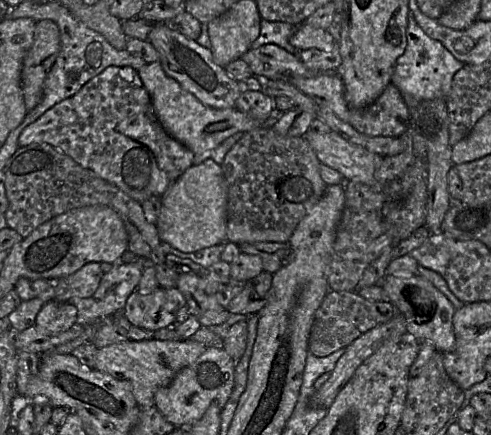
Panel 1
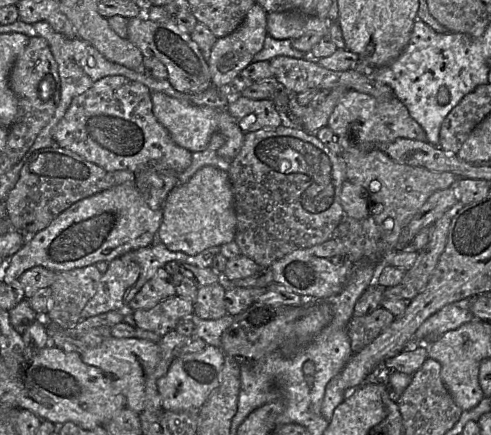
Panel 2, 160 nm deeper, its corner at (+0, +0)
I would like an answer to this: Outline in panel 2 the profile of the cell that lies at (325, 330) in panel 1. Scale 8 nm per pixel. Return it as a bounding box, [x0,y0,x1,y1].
[347,307,395,353]

